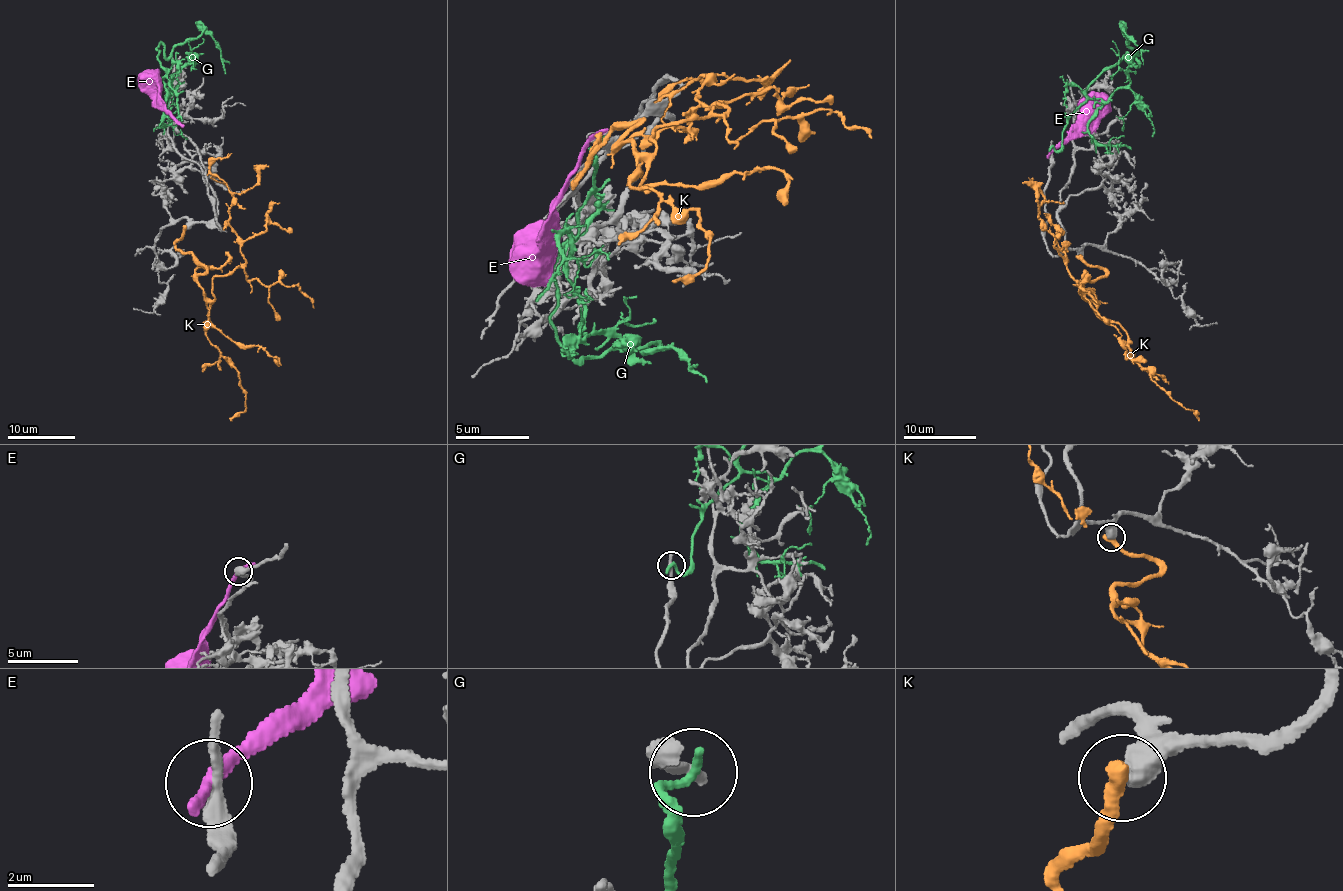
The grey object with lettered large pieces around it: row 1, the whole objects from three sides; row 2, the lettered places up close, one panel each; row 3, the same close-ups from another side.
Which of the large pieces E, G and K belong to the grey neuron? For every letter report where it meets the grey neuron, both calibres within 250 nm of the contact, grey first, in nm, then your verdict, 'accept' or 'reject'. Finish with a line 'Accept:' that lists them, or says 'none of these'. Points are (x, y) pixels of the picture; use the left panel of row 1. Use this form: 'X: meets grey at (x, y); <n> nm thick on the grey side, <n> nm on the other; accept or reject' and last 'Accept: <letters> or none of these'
E: meets grey at (175, 121); 300 nm thick on the grey side, 280 nm on the other; reject
G: meets grey at (181, 117); 320 nm thick on the grey side, 280 nm on the other; reject
K: meets grey at (185, 228); 600 nm thick on the grey side, 480 nm on the other; accept
Accept: K

